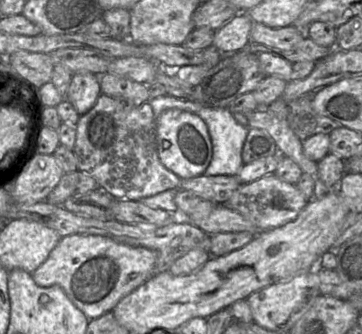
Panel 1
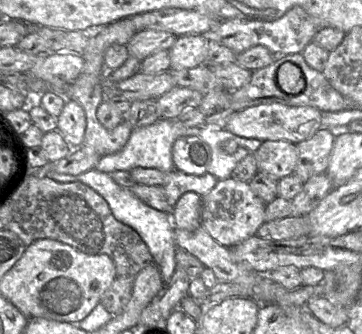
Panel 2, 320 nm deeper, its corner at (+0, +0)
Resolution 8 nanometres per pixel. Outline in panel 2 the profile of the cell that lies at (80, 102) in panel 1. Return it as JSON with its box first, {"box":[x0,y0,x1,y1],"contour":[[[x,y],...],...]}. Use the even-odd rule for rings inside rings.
{"box":[57,99,86,148],"contour":[[[67,99],[58,116],[57,130],[72,148],[83,145],[86,130],[86,115],[83,107],[73,99]]]}

